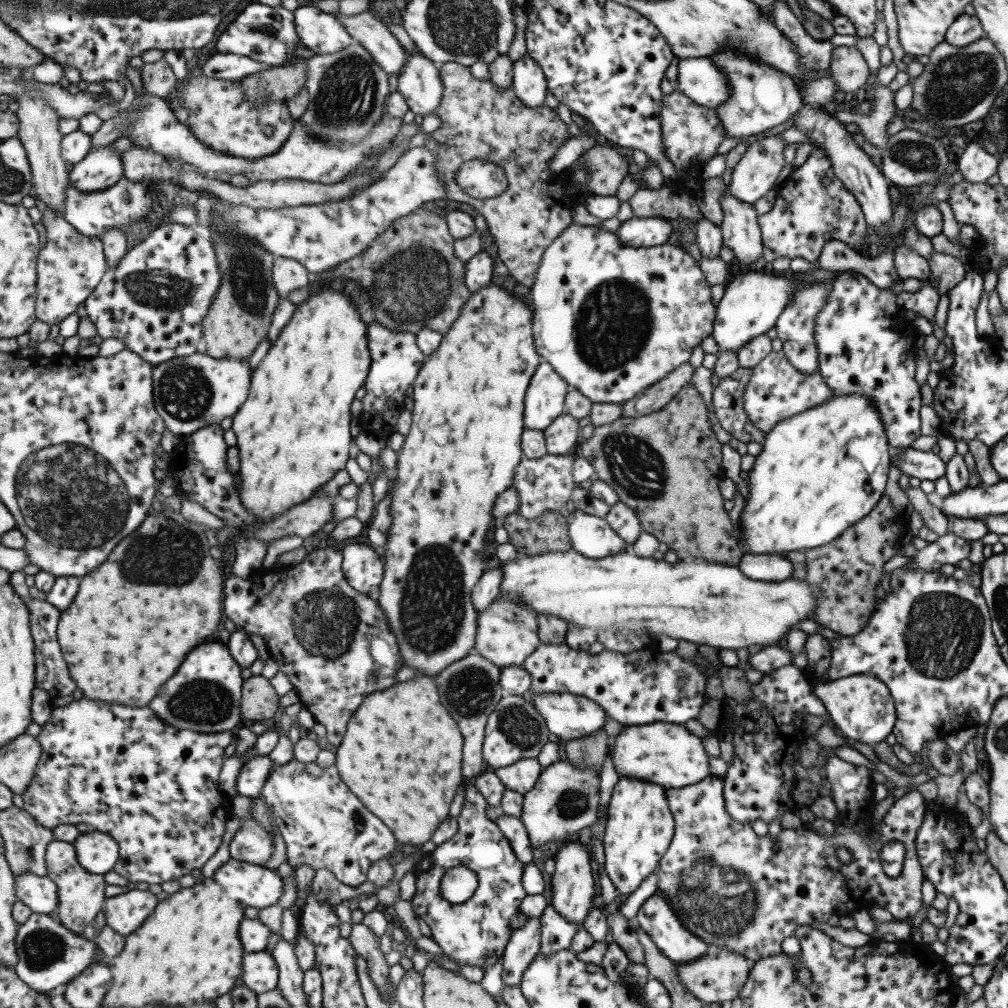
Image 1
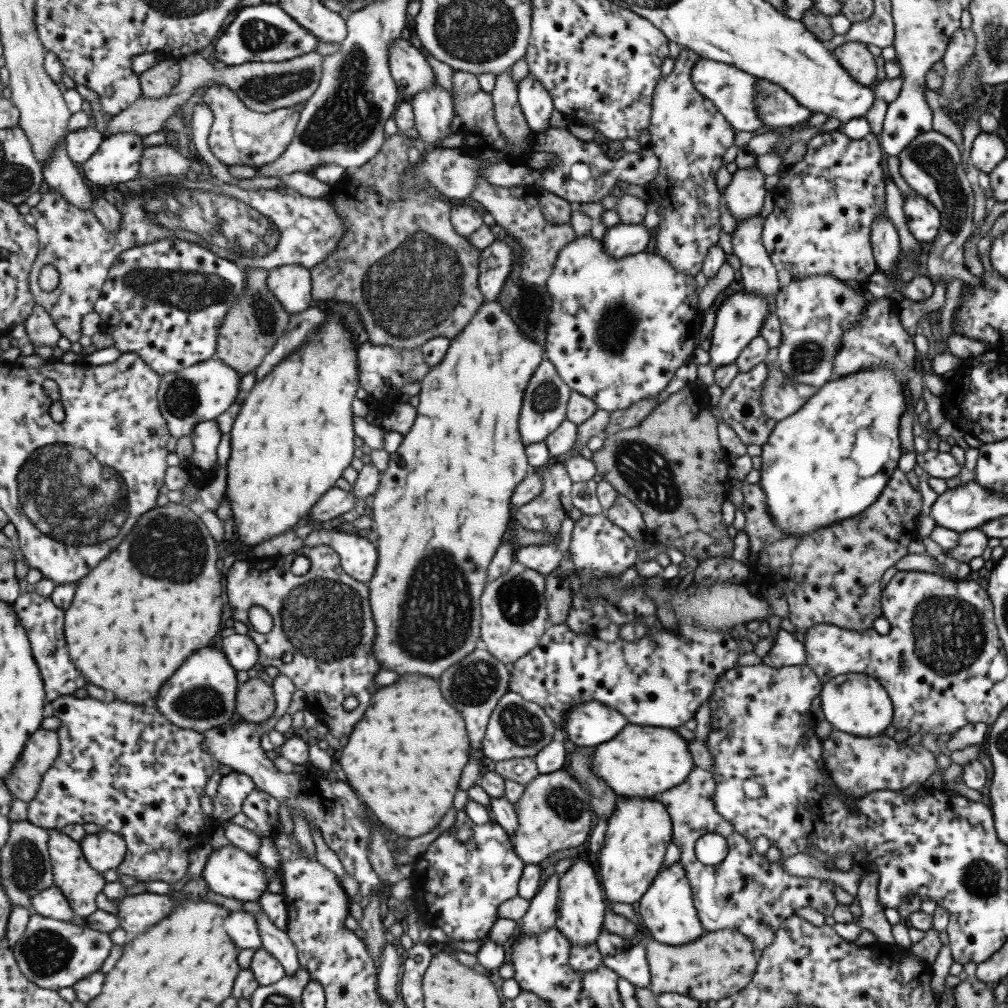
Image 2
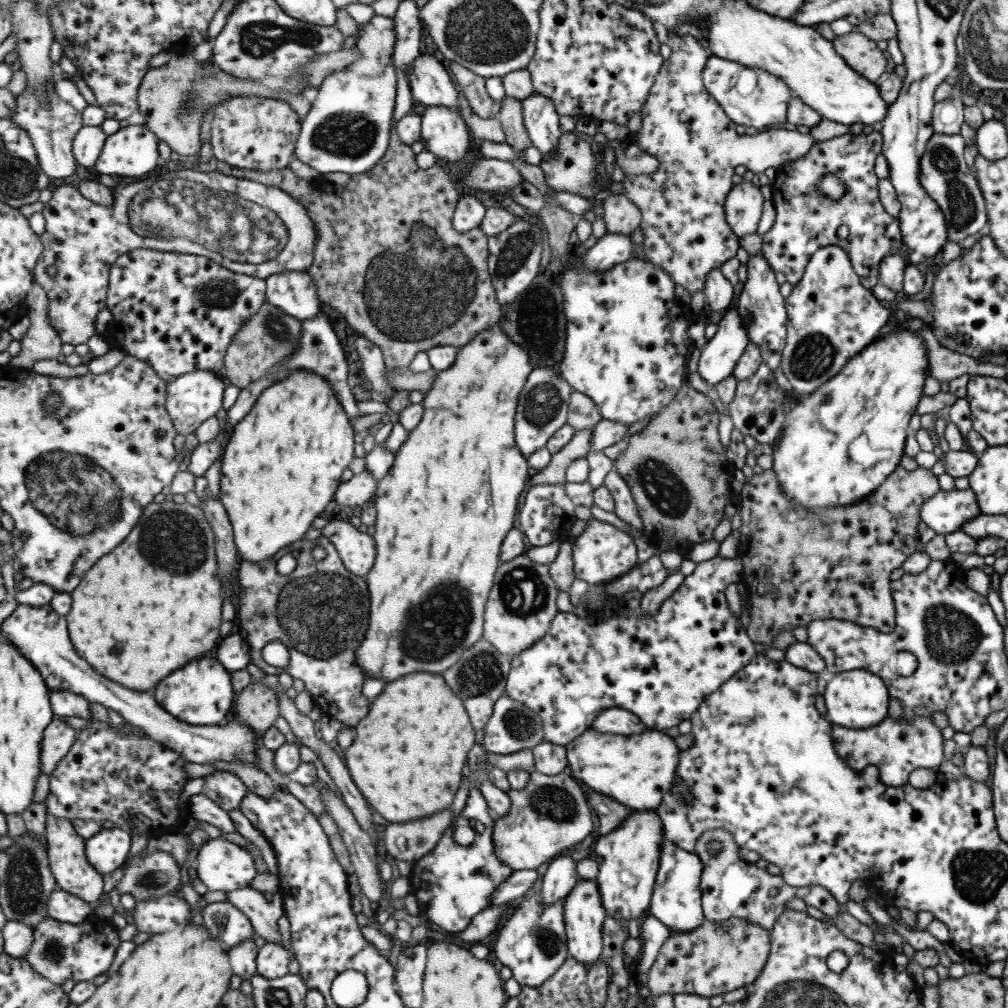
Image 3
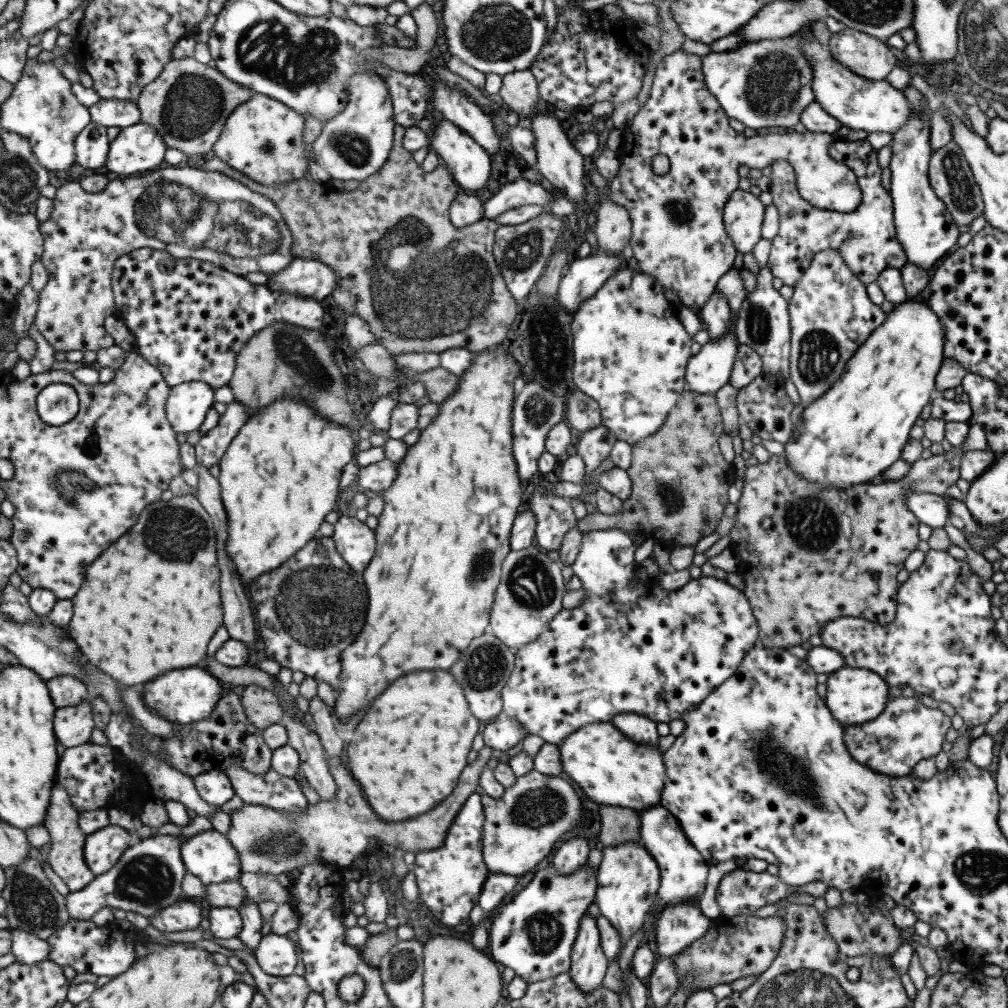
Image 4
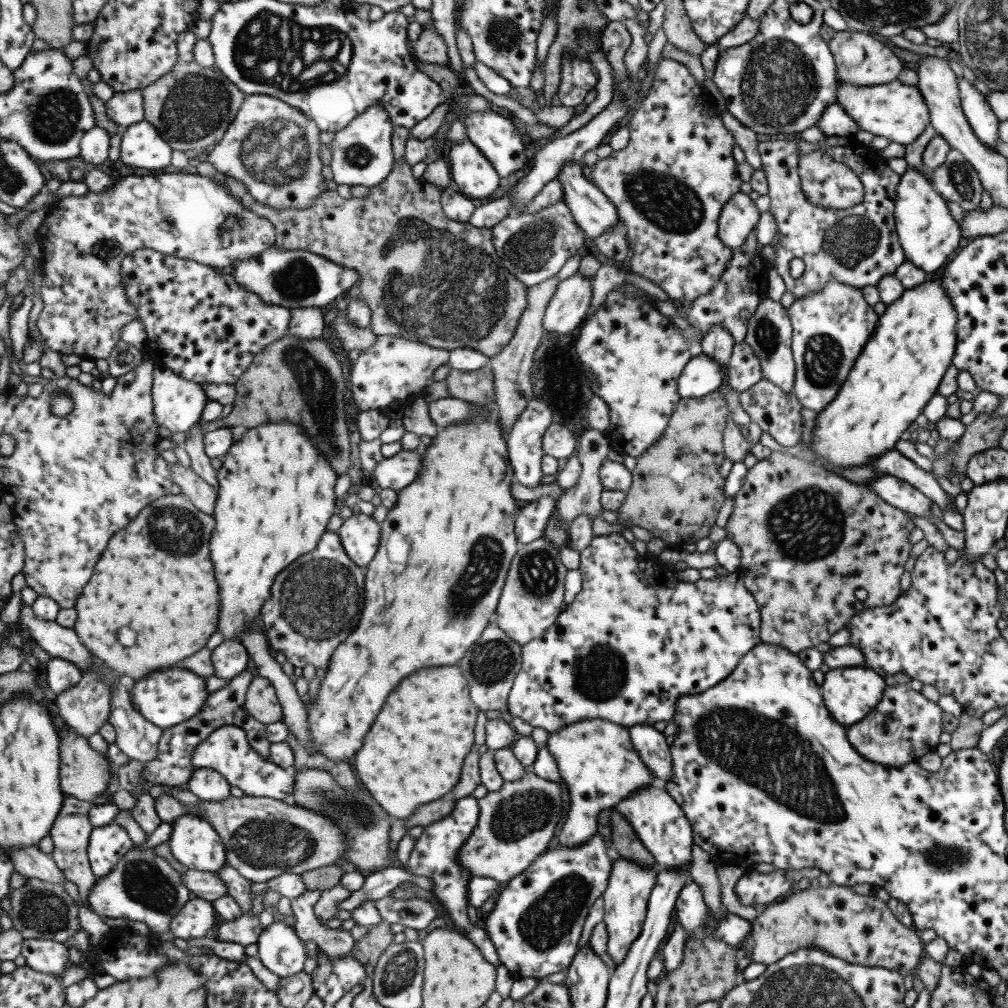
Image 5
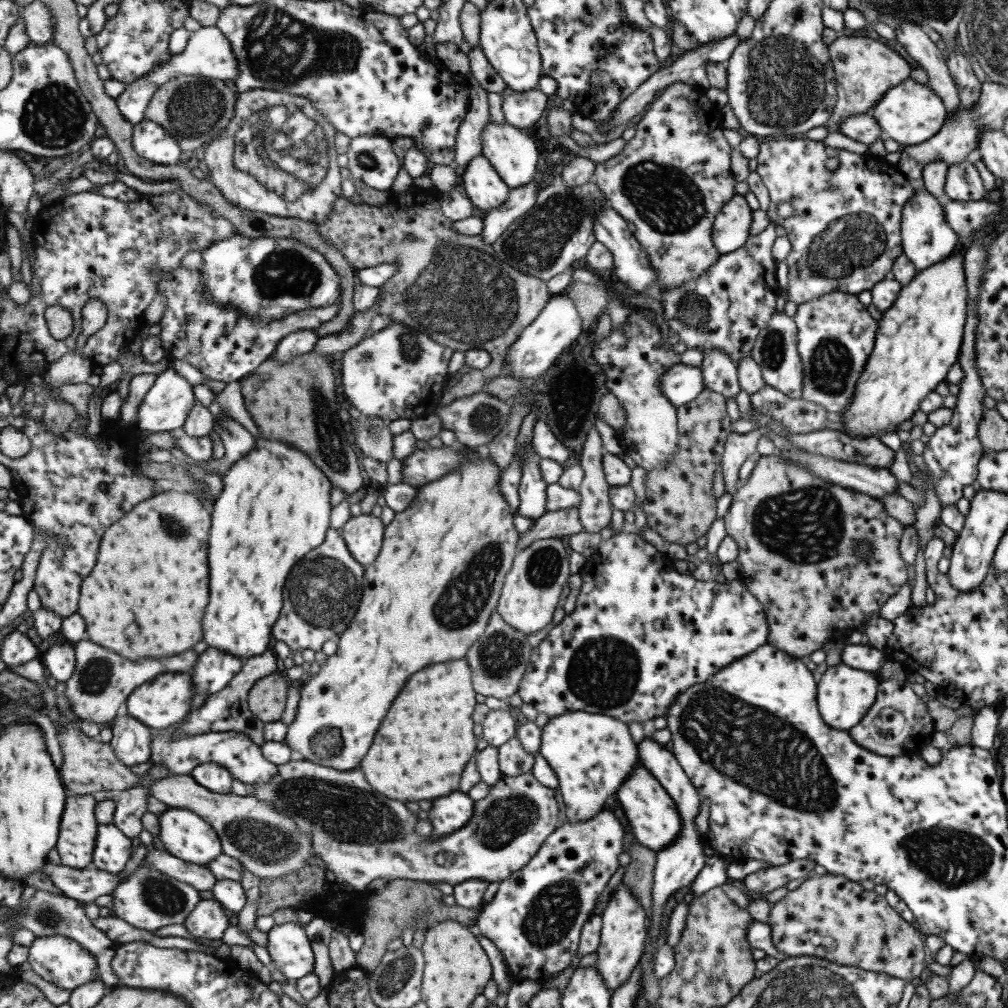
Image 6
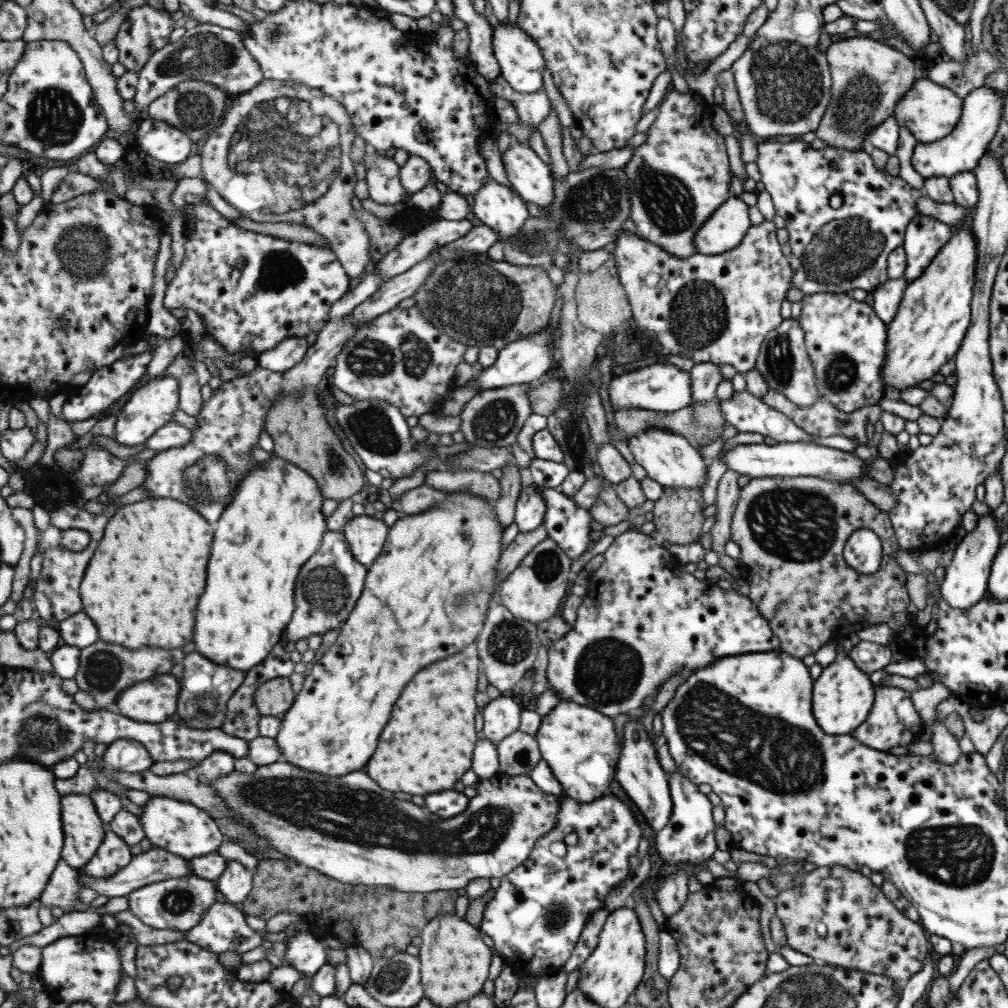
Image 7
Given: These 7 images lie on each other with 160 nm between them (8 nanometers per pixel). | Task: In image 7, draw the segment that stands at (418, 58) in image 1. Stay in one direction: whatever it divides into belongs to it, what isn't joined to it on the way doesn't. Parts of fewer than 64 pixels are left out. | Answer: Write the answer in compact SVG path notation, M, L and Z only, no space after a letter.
M489 177L488 181L479 193L471 199L472 211L476 217L484 222L484 225L493 228L499 234L499 241L509 242L511 237L516 237L523 232L525 221L529 220L529 210L527 210L526 201L519 193L514 191L510 186L501 184Z

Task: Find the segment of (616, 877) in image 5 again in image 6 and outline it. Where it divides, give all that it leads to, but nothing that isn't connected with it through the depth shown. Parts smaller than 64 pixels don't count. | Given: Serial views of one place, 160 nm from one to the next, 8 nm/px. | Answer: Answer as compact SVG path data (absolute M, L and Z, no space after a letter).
M622 881L615 886L600 917L602 925L600 941L595 952L597 960L594 967L612 994L615 989L627 984L627 980L631 978L632 968L637 966L637 962L642 958L647 934L647 918L642 904L639 904L636 896Z

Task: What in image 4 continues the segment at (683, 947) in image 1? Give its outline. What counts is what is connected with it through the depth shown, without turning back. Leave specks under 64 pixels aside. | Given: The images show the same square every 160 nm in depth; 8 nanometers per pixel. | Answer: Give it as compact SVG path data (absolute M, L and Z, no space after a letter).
M660 804L645 808L639 814L639 842L653 857L659 869L659 886L656 890L658 906L665 907L669 904L699 900L705 886L705 877L709 863L691 846L685 838L677 820Z

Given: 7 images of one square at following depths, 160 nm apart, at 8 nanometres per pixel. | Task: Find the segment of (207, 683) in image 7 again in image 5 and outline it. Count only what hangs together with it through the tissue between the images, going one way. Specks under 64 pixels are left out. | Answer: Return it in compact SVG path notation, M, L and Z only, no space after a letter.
M225 639L213 650L217 678L233 680L252 665L252 657L241 640Z

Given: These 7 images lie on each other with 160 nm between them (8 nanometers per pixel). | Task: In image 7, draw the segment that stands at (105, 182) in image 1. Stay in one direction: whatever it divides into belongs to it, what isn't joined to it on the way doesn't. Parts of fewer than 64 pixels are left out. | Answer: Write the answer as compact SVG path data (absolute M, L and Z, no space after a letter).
M151 118L139 124L136 142L146 154L165 164L185 162L193 150L193 140L187 131Z

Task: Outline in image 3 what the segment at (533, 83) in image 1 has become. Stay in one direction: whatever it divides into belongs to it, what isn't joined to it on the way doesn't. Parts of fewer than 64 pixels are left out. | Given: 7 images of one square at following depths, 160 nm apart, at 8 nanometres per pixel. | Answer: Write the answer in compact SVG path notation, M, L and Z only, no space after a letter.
M533 92L522 100L524 108L524 123L532 140L532 146L537 147L544 158L556 153L560 145L561 126L559 116L553 99Z

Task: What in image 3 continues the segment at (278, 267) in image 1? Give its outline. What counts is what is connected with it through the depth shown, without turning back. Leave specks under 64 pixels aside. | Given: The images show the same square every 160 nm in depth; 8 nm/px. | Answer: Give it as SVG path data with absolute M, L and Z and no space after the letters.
M305 271L283 272L266 279L267 300L301 322L326 310L318 295L318 286Z

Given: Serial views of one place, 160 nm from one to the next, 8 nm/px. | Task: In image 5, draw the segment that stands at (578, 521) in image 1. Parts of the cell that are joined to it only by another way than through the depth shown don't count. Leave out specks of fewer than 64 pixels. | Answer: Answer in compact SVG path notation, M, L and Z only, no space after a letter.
M609 533L606 535L594 536L590 543L583 547L579 552L579 566L582 580L580 591L575 598L567 604L564 612L560 614L555 625L548 628L548 632L541 638L536 638L527 644L524 644L524 662L520 673L514 682L512 693L509 696L507 712L512 717L519 717L526 723L529 723L534 729L544 729L550 733L559 732L559 730L585 719L602 719L610 722L619 722L621 726L632 728L639 724L653 725L659 721L671 722L675 702L683 696L692 696L708 690L711 686L722 682L727 675L735 668L739 659L749 652L757 643L760 642L760 614L752 594L746 590L742 580L736 572L728 575L717 575L713 579L695 580L693 584L683 584L675 586L673 580L661 578L663 582L657 582L655 576L643 576L641 560L637 552L632 547L632 543L627 542L621 533Z

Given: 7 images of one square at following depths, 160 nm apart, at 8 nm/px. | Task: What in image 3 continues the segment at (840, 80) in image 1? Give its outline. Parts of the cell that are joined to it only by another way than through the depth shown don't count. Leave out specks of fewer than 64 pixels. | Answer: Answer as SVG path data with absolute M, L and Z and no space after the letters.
M852 29L832 40L834 51L851 70L873 82L887 66L887 60L876 45L864 34Z

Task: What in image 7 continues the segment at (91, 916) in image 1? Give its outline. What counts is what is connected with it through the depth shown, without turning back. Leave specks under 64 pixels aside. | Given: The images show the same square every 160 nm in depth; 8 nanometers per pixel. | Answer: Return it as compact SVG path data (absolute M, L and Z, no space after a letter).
M68 794L62 797L62 802L65 829L63 858L71 868L81 870L104 844L107 826L91 795Z

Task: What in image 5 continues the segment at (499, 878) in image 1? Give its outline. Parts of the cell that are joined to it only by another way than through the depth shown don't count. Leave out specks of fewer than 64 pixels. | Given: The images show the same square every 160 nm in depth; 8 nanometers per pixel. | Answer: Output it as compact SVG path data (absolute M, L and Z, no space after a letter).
M473 795L461 798L447 817L424 828L410 853L407 869L413 874L428 876L433 881L434 889L428 894L433 894L436 900L442 904L452 922L461 928L474 943L477 942L477 946L481 946L481 952L483 952L485 959L499 968L503 963L501 963L495 943L482 924L471 924L471 918L469 918L467 910L469 910L470 905L470 881L473 876L471 871L468 871L460 863L460 851L473 831L477 829L479 822L479 799L474 798Z

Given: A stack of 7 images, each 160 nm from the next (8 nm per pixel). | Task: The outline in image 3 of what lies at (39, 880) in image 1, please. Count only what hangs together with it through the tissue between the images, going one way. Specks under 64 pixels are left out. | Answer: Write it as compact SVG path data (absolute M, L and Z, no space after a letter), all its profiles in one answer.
M57 888L48 900L48 913L61 922L81 924L87 921L87 916L92 913L93 904L84 902L75 894Z

